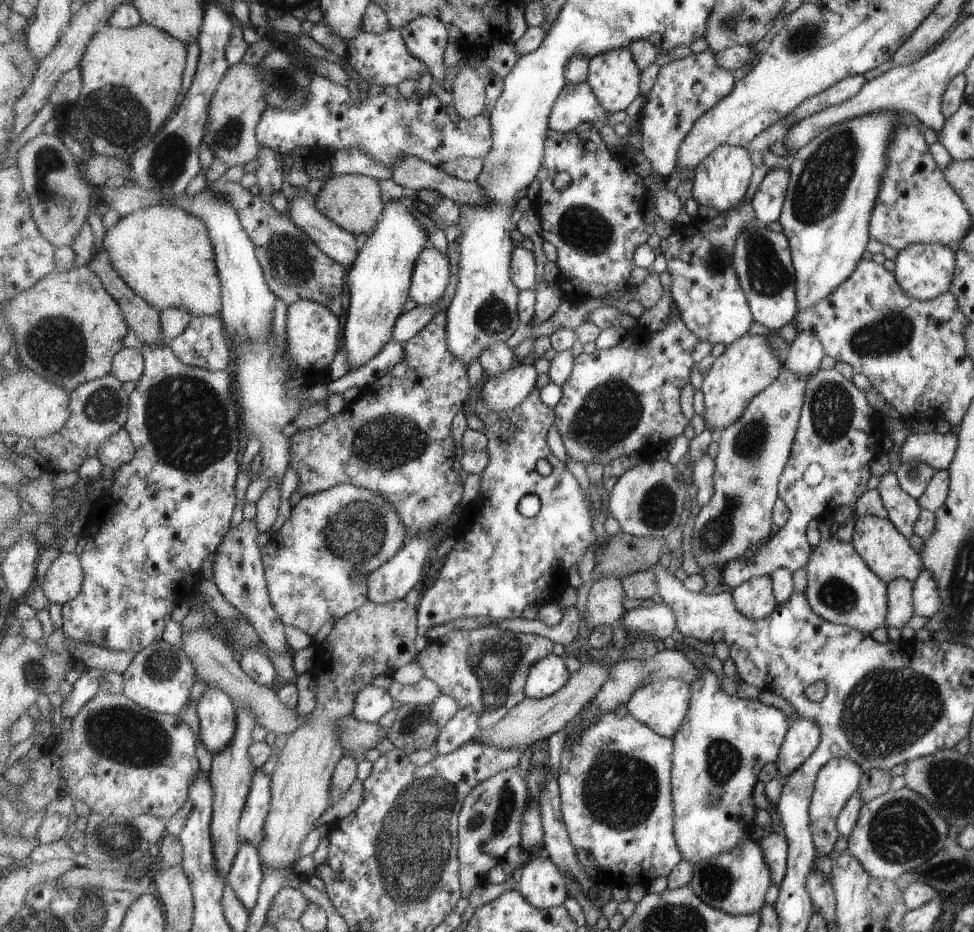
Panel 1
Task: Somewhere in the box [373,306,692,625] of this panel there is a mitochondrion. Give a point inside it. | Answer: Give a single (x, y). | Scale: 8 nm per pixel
(611, 412)

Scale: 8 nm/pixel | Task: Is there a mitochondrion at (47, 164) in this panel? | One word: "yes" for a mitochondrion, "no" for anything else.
yes

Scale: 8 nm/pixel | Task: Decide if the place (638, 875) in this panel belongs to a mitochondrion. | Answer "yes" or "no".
no

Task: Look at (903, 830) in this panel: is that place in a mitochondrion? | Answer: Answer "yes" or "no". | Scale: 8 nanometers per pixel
yes

